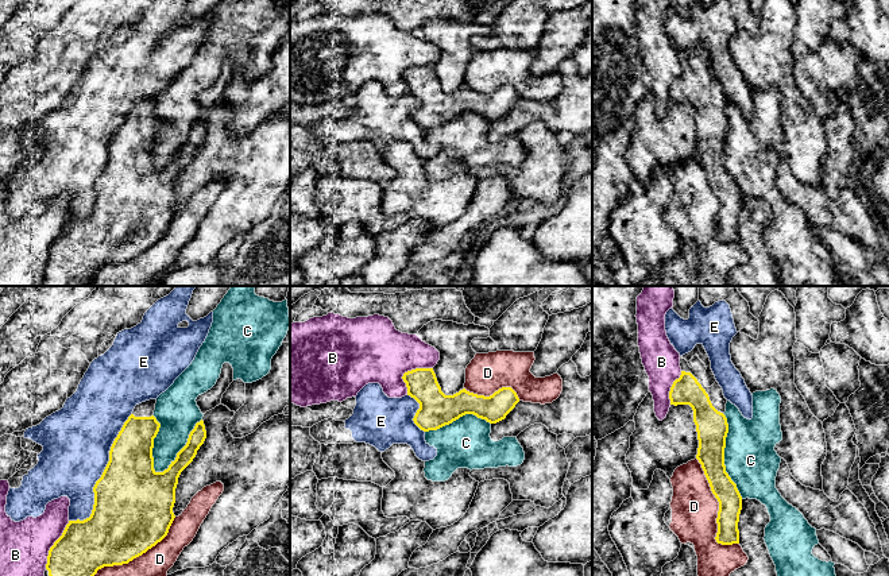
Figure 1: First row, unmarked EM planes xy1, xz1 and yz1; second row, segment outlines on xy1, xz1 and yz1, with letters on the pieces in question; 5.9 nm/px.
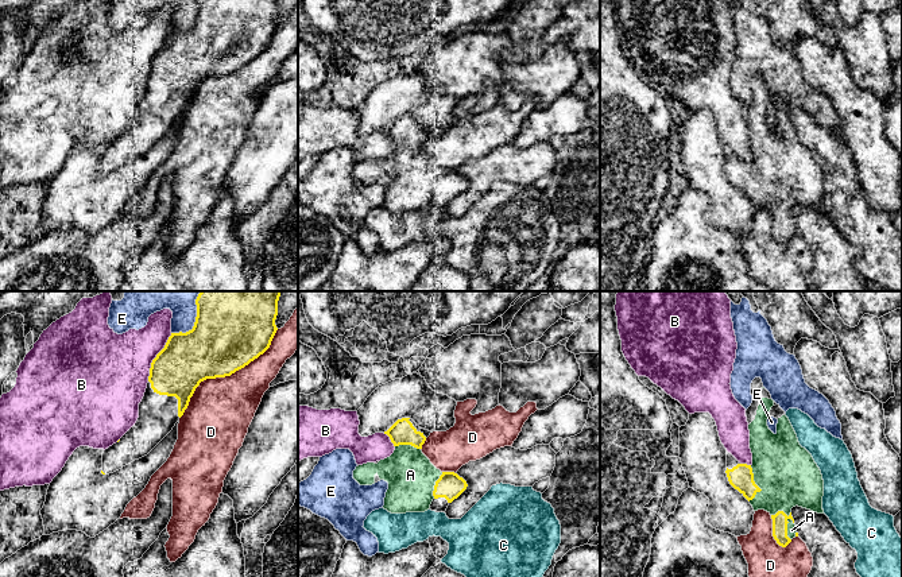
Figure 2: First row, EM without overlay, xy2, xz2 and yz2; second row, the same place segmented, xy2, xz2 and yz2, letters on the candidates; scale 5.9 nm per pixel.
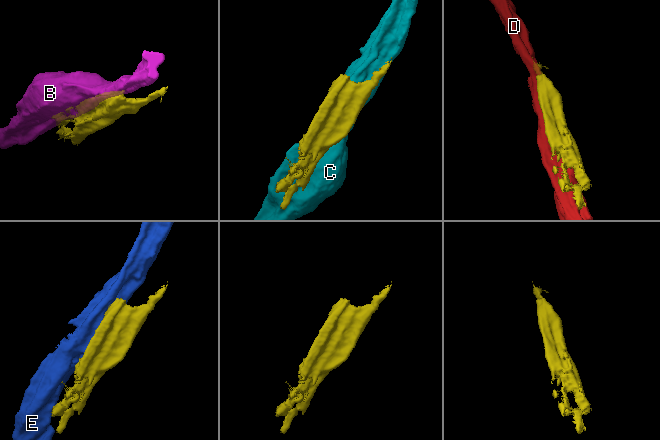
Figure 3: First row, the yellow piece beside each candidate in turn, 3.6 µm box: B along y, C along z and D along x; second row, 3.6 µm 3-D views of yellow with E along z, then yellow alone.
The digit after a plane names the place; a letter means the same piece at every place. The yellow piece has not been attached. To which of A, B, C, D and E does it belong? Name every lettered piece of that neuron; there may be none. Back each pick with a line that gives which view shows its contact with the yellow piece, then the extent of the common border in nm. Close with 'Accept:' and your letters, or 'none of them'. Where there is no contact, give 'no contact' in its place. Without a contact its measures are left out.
A: contact in yz2; length 200 nm
Accept: A

